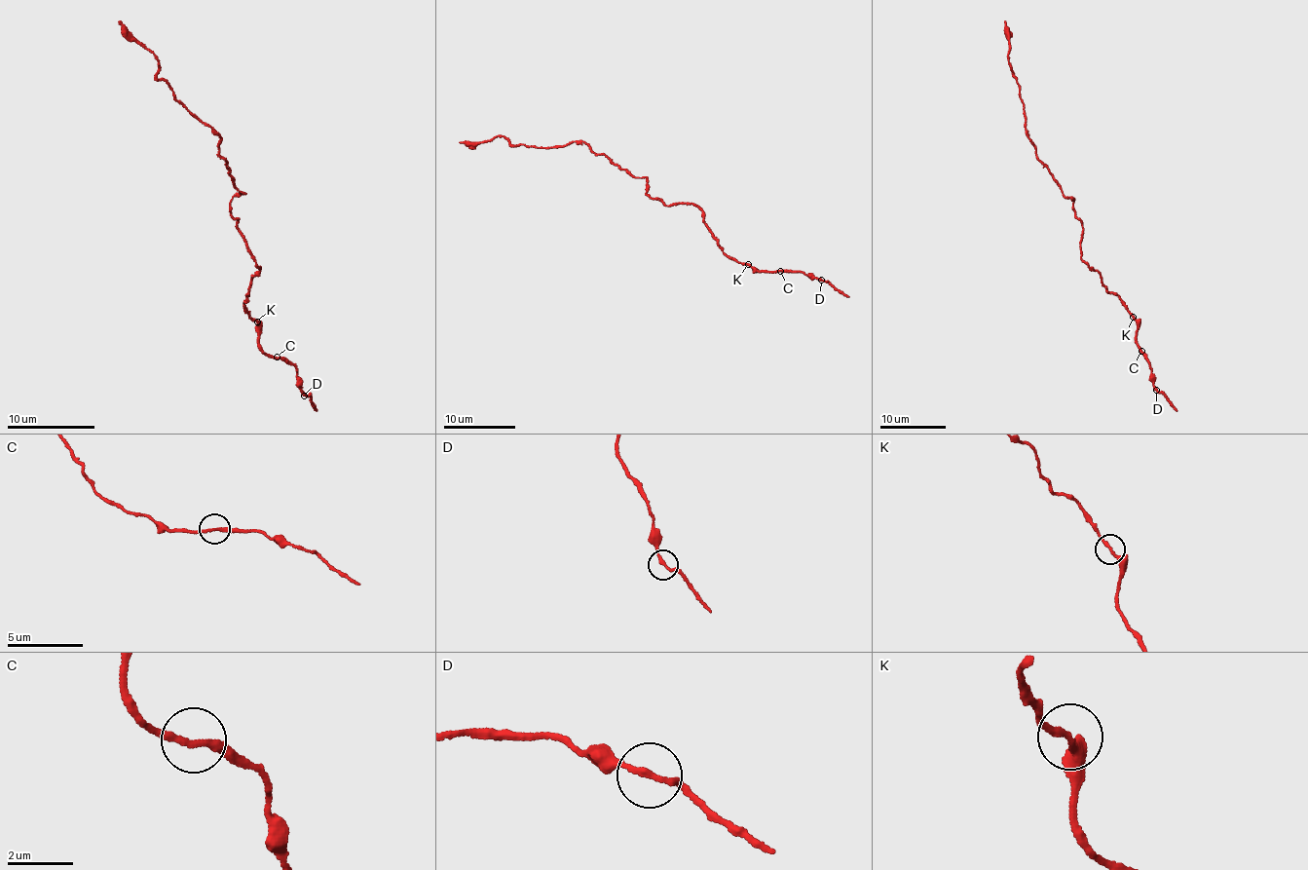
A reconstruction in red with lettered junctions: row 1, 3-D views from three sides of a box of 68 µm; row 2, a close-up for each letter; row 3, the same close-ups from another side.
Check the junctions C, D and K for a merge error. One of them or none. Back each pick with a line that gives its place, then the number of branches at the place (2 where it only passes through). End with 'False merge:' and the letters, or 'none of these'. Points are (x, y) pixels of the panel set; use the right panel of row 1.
False merge: none of these

